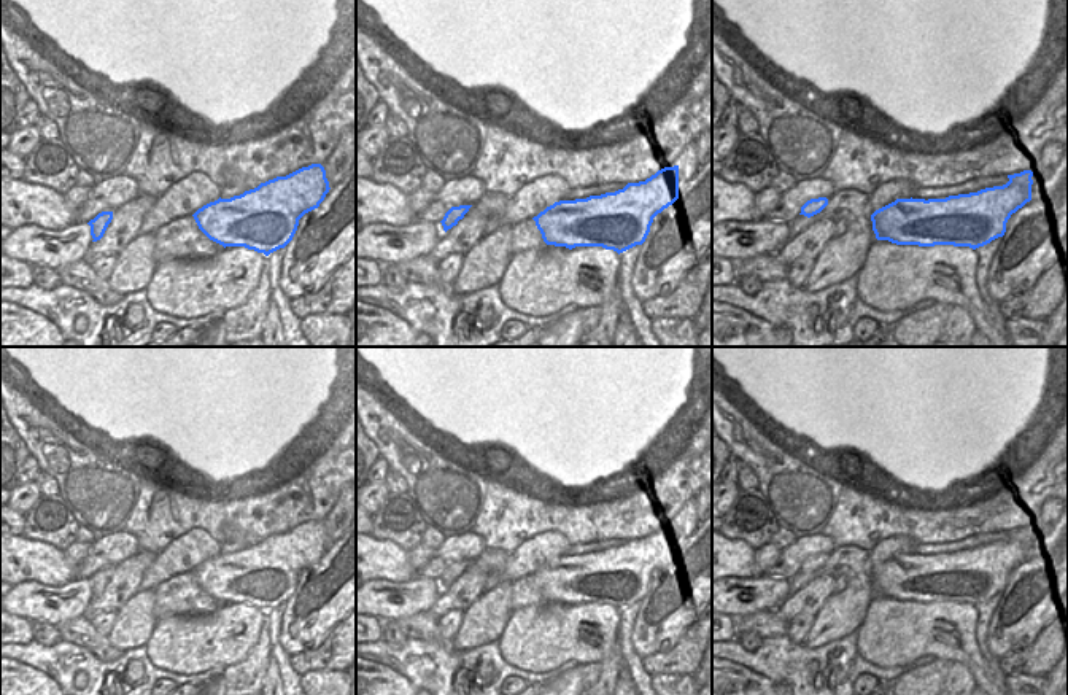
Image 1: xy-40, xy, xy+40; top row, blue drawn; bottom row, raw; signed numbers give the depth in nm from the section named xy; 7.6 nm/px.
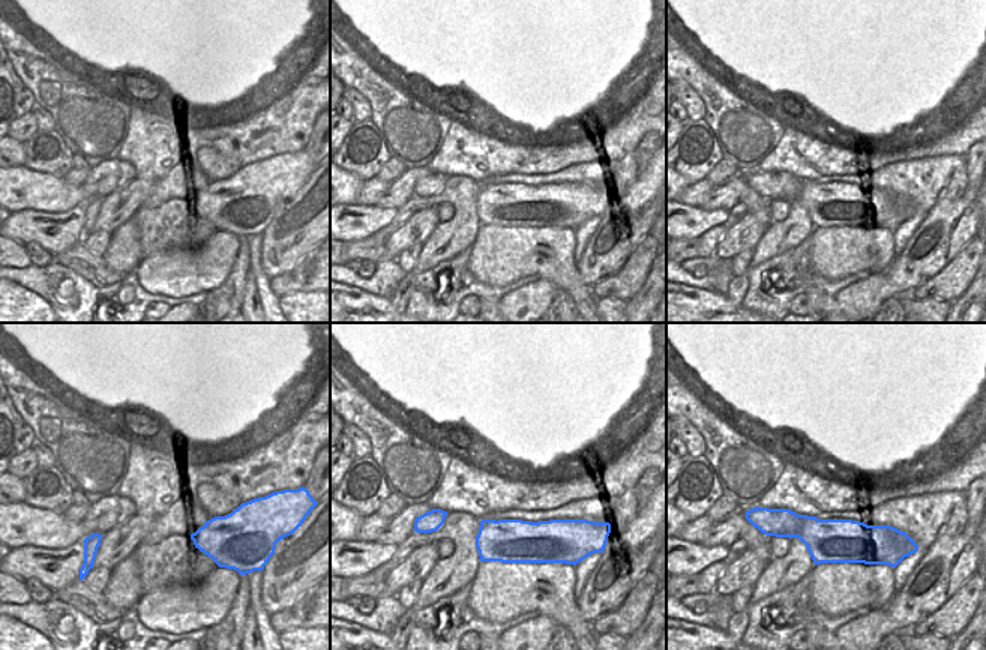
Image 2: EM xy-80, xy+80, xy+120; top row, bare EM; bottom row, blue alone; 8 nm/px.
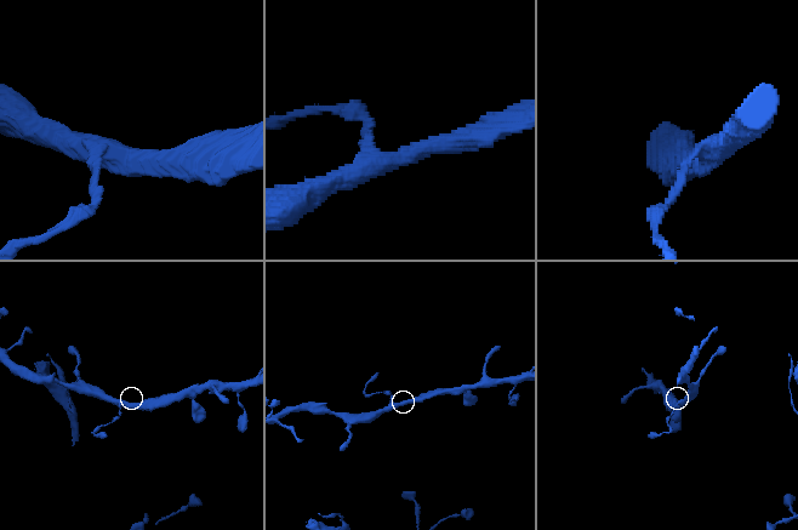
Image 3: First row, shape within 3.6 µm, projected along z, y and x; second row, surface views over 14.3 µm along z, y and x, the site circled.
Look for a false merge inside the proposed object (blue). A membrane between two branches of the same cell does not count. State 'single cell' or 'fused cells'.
single cell

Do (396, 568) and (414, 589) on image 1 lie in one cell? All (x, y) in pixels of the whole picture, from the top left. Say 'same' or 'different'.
different

